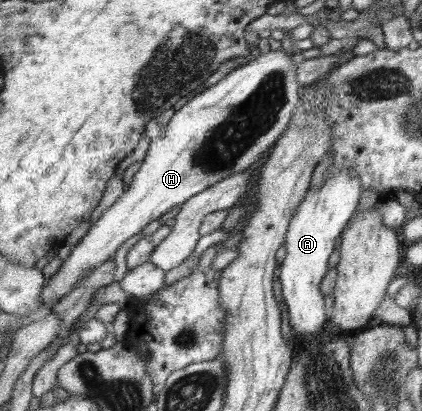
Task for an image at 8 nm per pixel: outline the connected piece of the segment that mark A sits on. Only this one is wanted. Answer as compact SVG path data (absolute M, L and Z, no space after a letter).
M340 171L333 177L327 177L321 188L311 189L291 218L279 282L283 285L283 299L289 309L293 337L296 334L297 337L313 335L328 321L325 315L328 309L325 309L325 299L322 291L319 291L319 285L322 285L329 269L329 255L336 250L341 231L346 229L351 216L355 214L362 192L362 182L356 171Z

